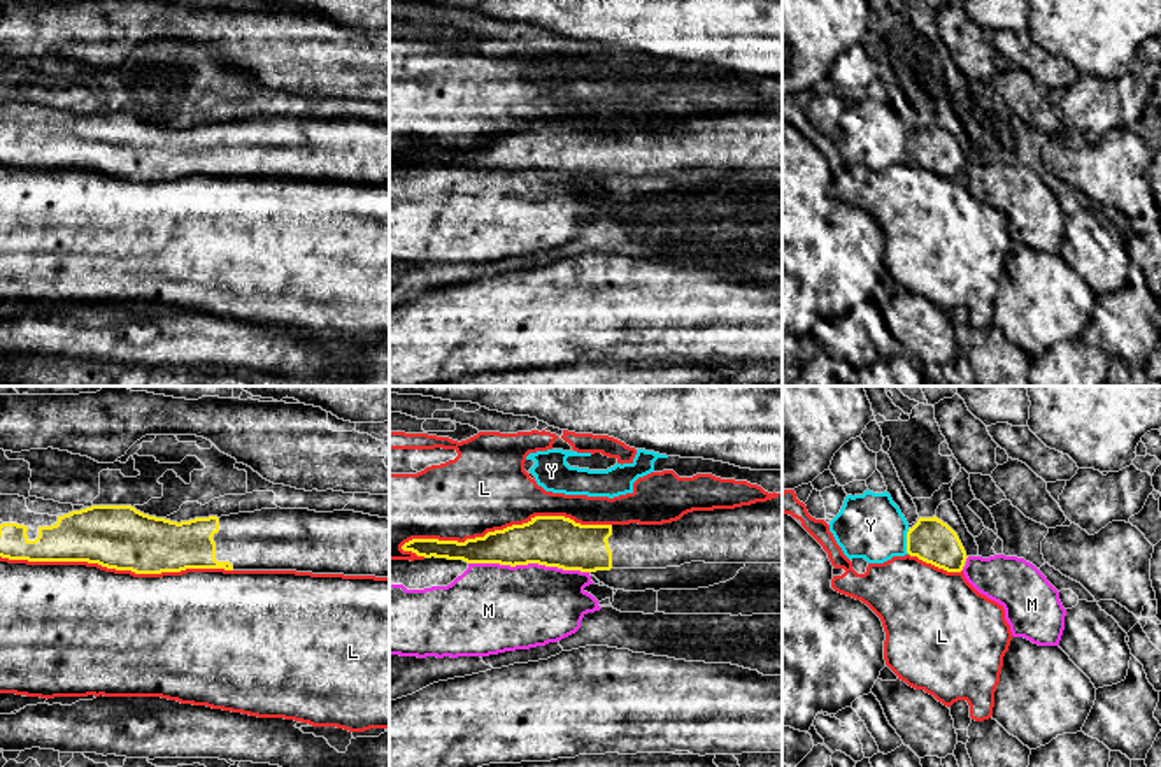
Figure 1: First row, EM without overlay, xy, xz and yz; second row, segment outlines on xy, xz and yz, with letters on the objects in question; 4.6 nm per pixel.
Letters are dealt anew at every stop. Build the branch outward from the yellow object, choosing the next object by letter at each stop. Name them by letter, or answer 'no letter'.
no letter

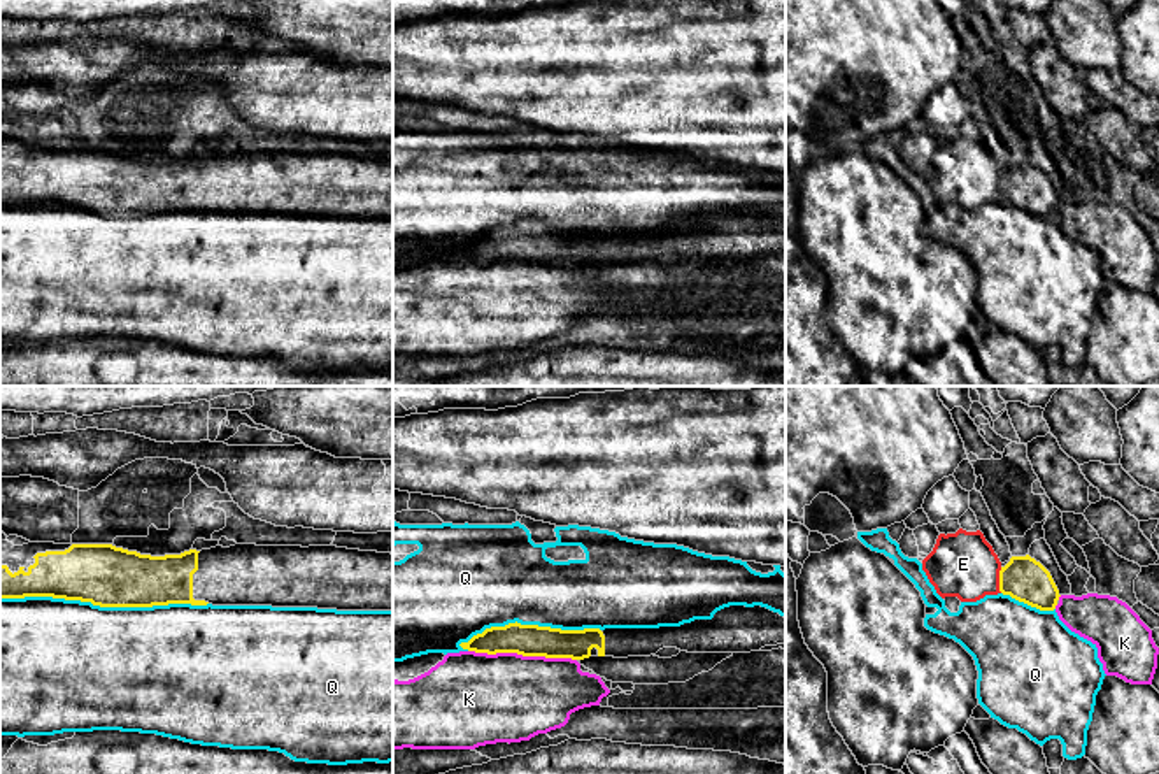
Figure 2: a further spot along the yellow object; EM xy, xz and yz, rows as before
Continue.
no letter

